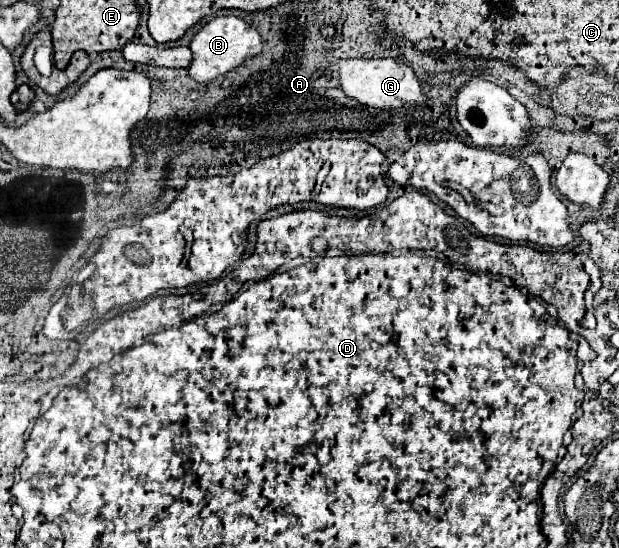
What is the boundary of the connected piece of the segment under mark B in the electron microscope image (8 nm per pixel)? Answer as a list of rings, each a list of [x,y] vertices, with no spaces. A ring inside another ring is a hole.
[[[213,16],[213,18],[209,18],[199,28],[199,32],[193,34],[189,48],[193,52],[193,58],[191,58],[187,72],[197,82],[209,82],[217,76],[223,76],[229,70],[243,64],[245,58],[255,56],[263,50],[259,32],[253,26],[249,26],[243,18],[237,18],[237,16]]]

